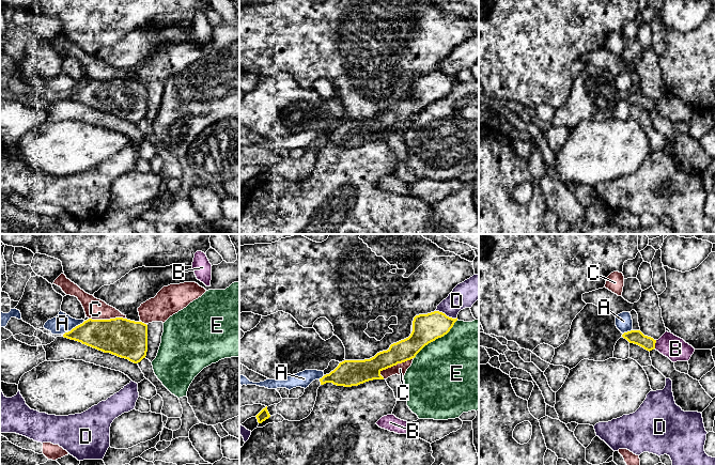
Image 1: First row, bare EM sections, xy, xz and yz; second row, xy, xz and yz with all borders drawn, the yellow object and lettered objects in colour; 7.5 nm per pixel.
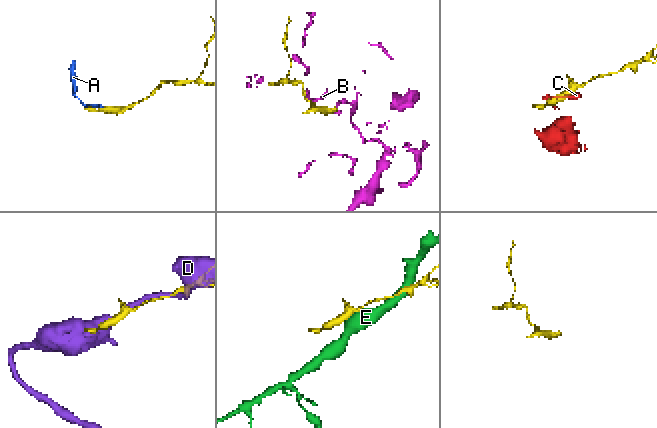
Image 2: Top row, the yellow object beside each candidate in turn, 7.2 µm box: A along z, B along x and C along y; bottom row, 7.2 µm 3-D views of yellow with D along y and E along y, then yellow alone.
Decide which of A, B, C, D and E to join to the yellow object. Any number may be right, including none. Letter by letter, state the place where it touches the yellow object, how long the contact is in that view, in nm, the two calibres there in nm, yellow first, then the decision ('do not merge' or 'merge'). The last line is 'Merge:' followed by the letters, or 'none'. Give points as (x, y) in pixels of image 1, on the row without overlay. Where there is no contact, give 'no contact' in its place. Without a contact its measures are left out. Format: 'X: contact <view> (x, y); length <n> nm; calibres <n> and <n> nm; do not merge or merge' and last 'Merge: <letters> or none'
A: contact xy (75, 88); length 190 nm; calibres 240 and 150 nm; do not merge
B: contact yz (654, 105); length 70 nm; calibres 110 and 180 nm; do not merge
C: contact xz (395, 125); length 280 nm; calibres 160 and 90 nm; do not merge
D: contact xz (446, 76); length 170 nm; calibres 220 and 190 nm; do not merge
E: contact xz (436, 98); length 440 nm; calibres 220 and 480 nm; do not merge
Merge: none

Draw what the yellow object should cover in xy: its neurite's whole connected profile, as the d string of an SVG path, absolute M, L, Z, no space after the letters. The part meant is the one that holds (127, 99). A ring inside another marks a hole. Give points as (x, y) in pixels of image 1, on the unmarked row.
M123 78L89 79L63 97L134 124L145 119L147 112L147 86Z

